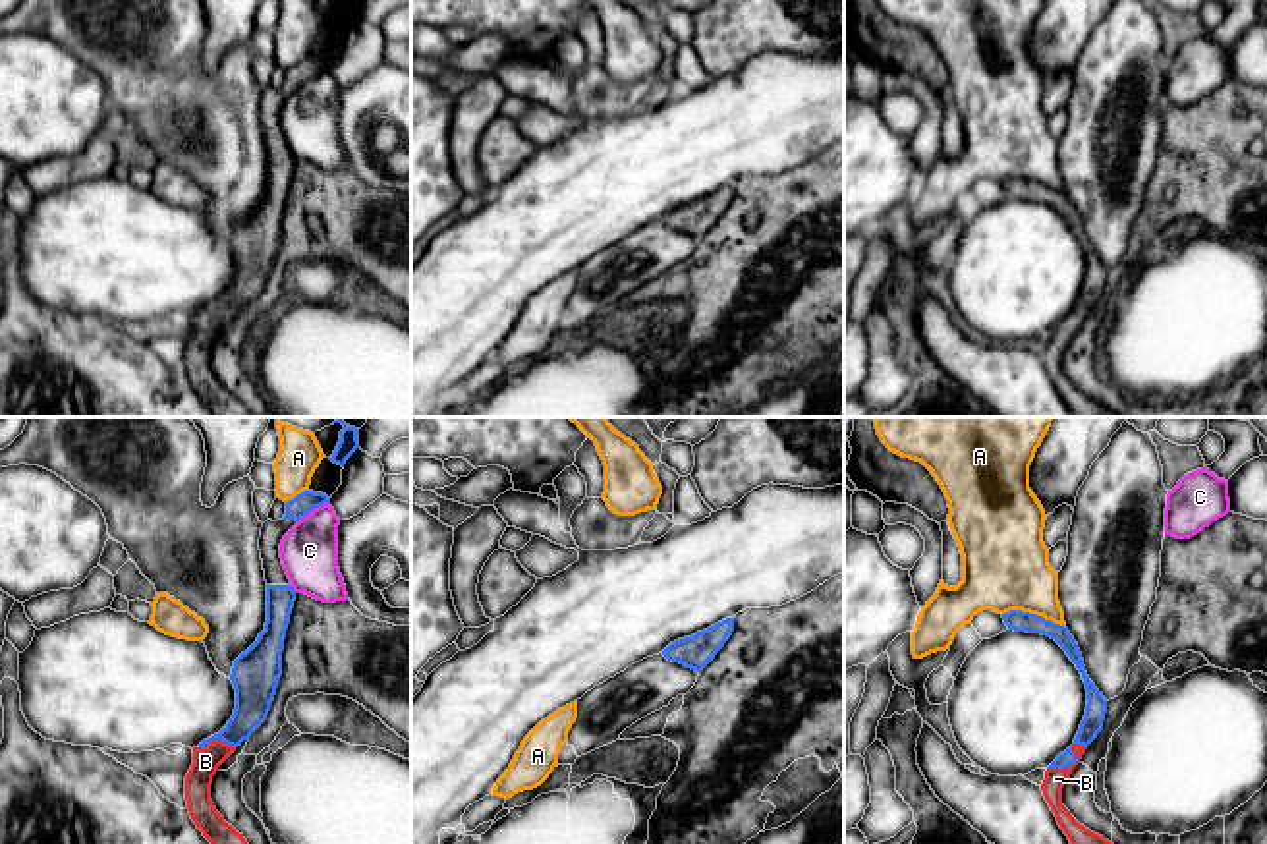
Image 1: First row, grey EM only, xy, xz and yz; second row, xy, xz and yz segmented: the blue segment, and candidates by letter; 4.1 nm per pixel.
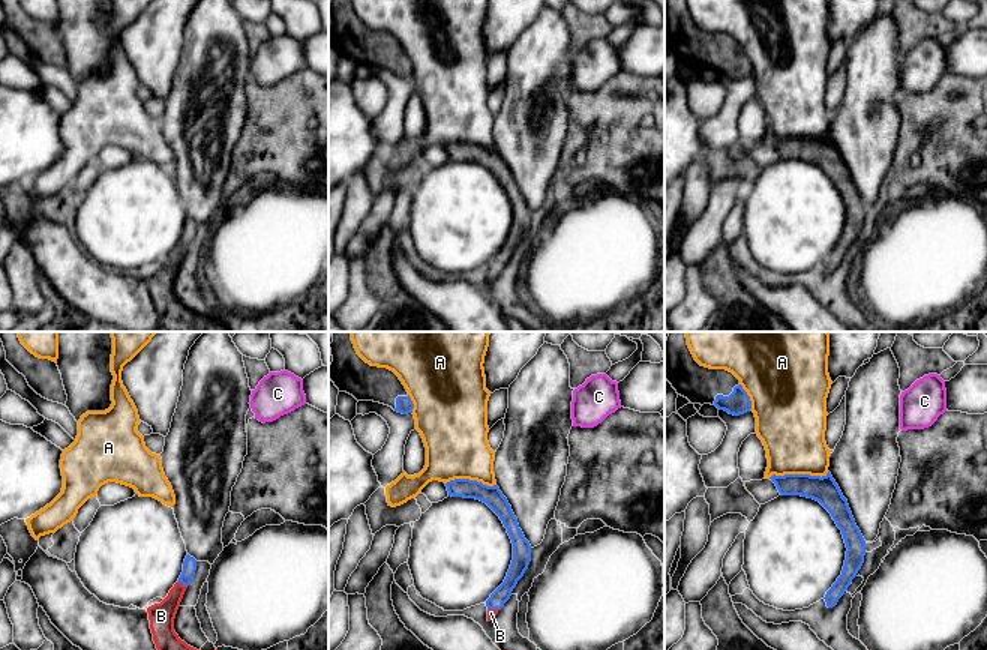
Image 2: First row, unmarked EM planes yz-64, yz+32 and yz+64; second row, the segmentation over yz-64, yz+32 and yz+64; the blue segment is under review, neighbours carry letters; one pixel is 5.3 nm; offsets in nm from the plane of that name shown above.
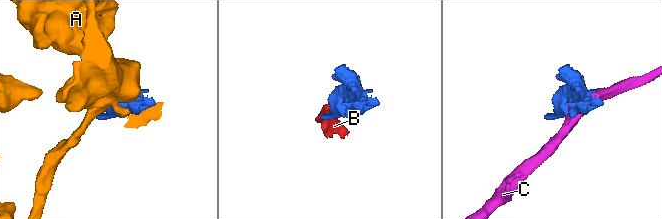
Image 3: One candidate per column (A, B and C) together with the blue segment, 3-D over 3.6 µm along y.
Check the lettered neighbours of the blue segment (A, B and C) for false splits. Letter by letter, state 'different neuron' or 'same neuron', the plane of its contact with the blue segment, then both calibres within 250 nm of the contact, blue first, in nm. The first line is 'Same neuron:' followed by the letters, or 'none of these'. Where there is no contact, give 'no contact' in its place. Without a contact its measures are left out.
Same neuron: B
A: different neuron; meets blue in yz; 90 nm thick on the blue side, 360 nm on the other
B: same neuron; meets blue in yz; 70 nm thick on the blue side, 90 nm on the other
C: different neuron; meets blue in xy; 90 nm thick on the blue side, 240 nm on the other

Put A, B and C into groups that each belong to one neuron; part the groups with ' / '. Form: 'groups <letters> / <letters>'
groups A / B / C

